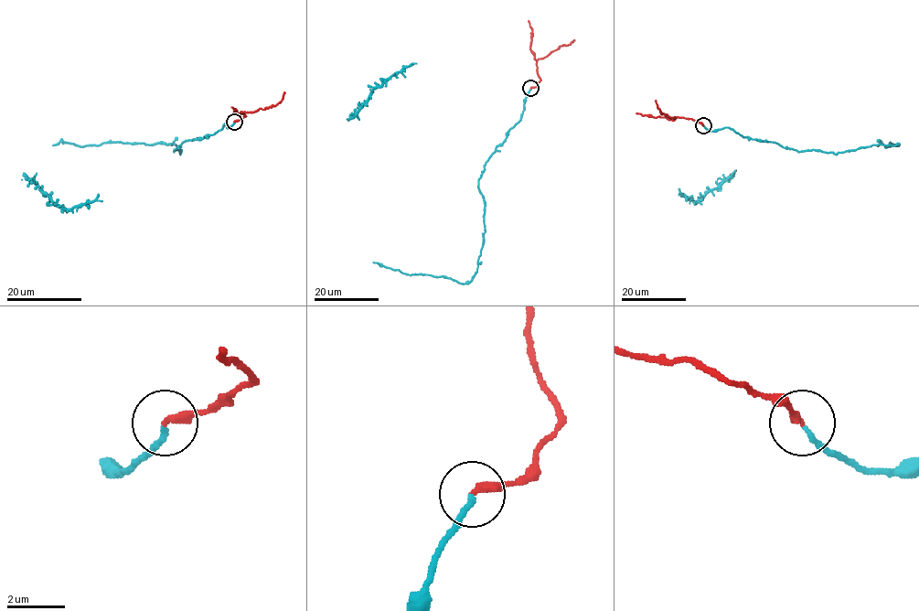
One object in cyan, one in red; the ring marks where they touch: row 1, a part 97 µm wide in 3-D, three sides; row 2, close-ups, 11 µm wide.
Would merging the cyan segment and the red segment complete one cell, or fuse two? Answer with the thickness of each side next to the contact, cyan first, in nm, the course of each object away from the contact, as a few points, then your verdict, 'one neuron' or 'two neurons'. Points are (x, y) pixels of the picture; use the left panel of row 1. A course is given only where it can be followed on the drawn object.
170/280 nm | cyan via (234, 122), (212, 134), (186, 140), (174, 150), (181, 150), (180, 155), (173, 143), (52, 144) | red via (234, 122), (245, 116), (240, 112), (275, 106), (284, 91) | one neuron

